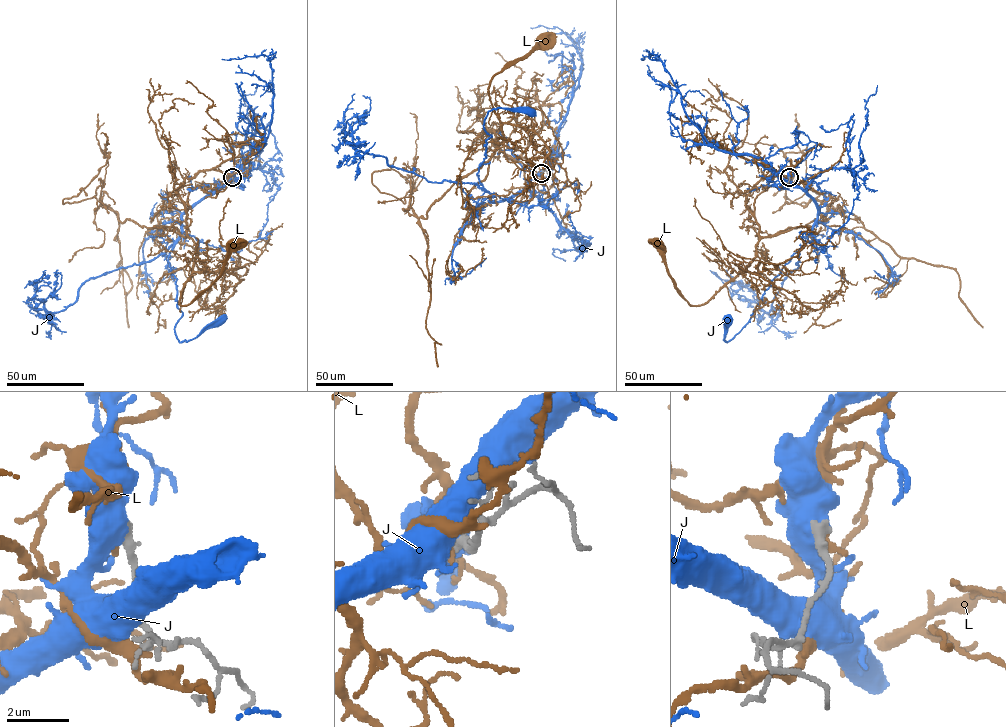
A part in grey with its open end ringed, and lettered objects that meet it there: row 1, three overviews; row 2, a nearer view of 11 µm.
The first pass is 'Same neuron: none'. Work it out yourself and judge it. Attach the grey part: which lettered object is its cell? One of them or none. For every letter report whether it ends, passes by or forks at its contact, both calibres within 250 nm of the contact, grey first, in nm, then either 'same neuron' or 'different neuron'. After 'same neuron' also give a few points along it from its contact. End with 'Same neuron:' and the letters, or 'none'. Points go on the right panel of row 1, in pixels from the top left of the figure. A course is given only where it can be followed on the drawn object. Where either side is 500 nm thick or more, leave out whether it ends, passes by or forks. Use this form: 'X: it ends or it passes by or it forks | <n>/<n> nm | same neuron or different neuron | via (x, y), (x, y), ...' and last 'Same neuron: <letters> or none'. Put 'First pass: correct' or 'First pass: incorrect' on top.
First pass: correct
J: 400/850 nm | different neuron
L: it ends | 400/220 nm | different neuron
Same neuron: none

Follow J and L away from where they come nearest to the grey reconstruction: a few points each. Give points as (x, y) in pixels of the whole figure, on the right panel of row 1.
J: (789, 177), (816, 203), (816, 221), (806, 242), (771, 281), (746, 324), (727, 341), (724, 333), (729, 319)
L: (789, 177), (773, 170), (747, 196), (758, 225), (756, 257), (705, 303), (691, 305), (674, 286), (657, 243)

